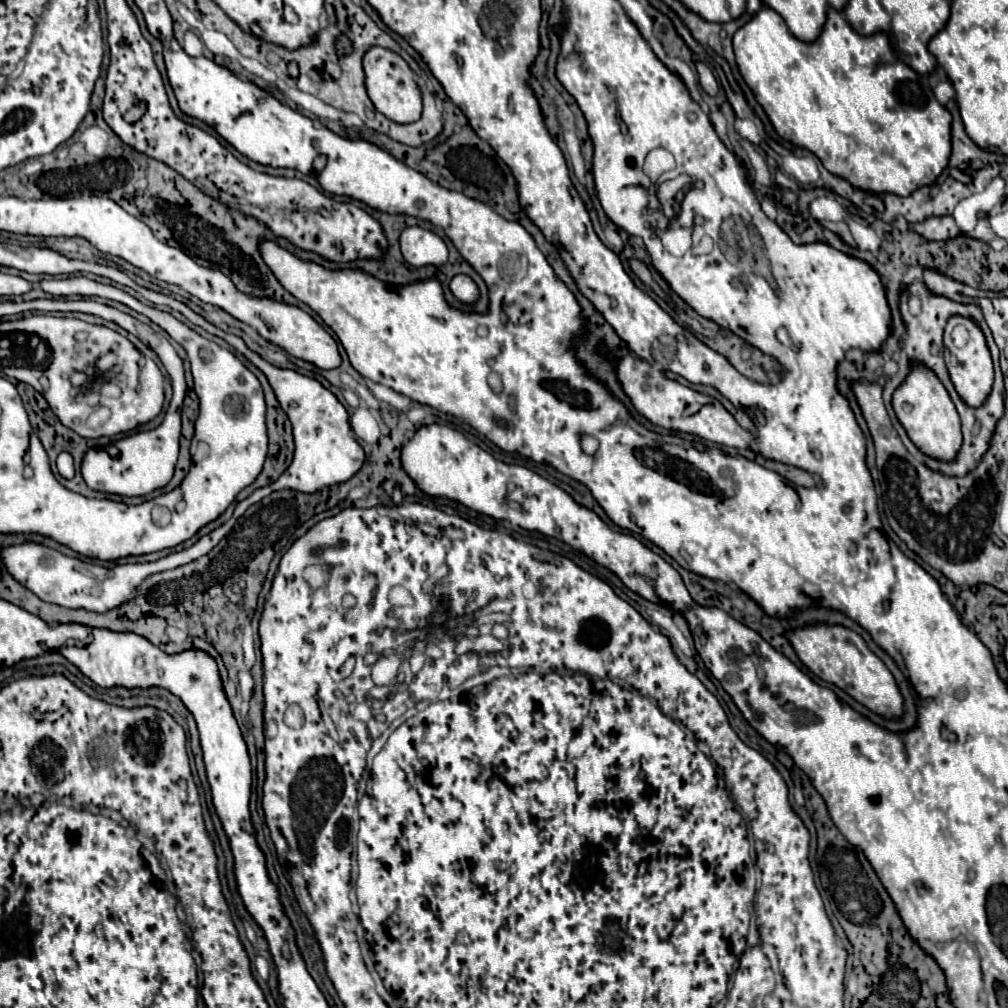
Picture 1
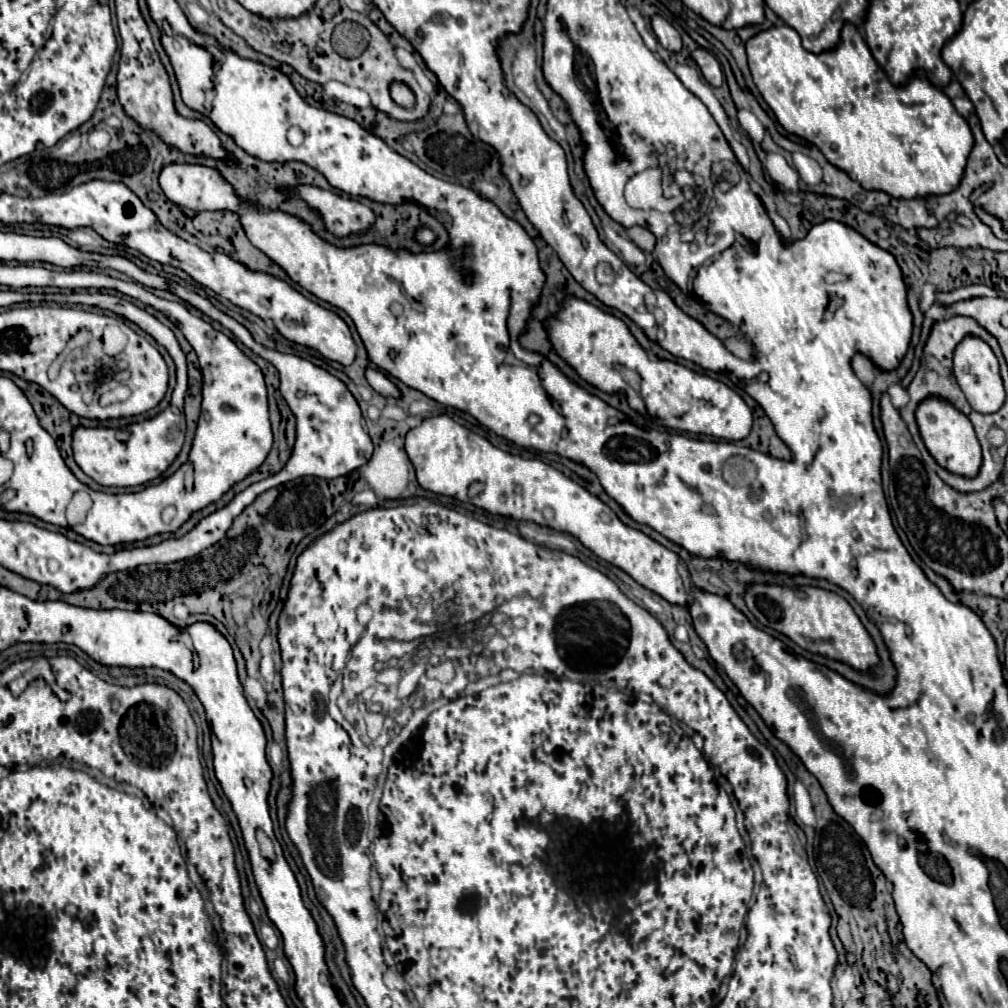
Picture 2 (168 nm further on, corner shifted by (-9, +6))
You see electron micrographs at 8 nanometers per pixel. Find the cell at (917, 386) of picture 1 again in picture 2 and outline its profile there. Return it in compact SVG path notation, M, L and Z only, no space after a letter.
M930 397L924 399L916 409L916 421L920 427L920 435L924 439L926 449L936 459L940 467L946 471L952 471L956 475L976 475L980 471L982 455L980 455L980 443L976 439L976 433L972 431L972 423L966 415L956 411L948 401Z

